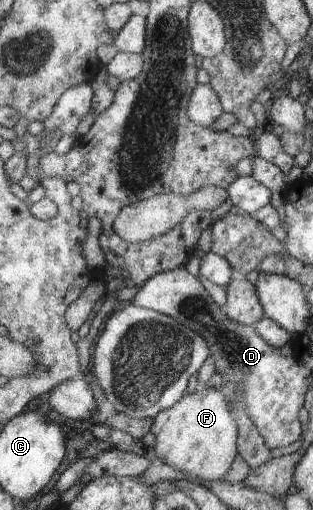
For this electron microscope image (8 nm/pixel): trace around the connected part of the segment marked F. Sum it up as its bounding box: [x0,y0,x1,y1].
[151,385,239,484]

